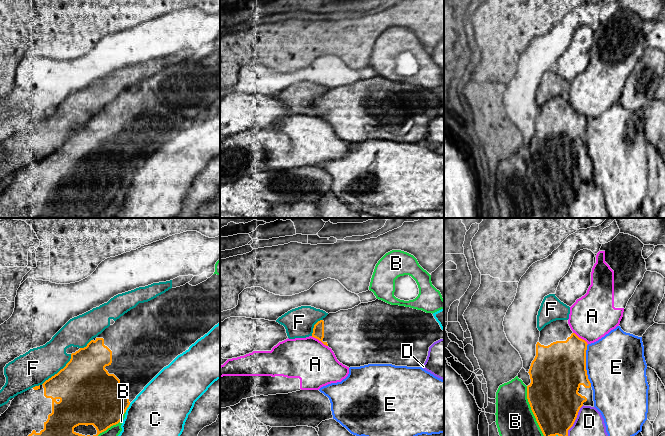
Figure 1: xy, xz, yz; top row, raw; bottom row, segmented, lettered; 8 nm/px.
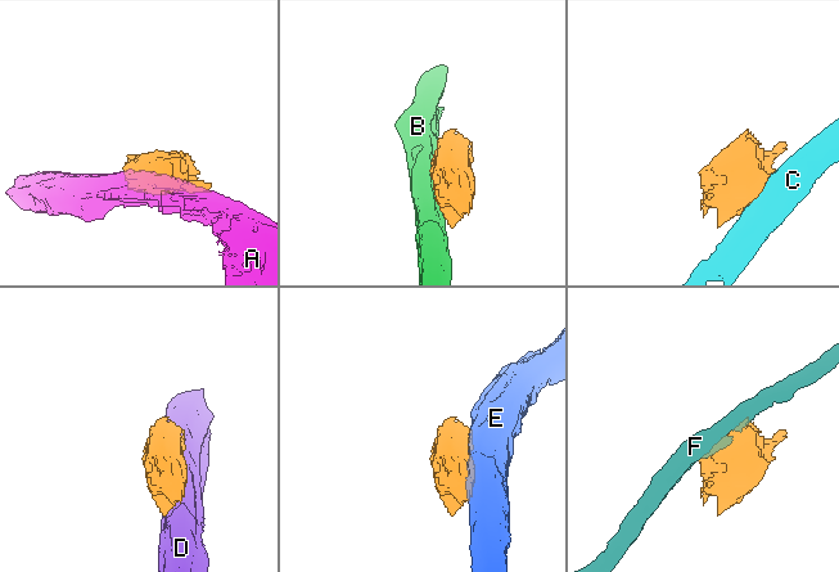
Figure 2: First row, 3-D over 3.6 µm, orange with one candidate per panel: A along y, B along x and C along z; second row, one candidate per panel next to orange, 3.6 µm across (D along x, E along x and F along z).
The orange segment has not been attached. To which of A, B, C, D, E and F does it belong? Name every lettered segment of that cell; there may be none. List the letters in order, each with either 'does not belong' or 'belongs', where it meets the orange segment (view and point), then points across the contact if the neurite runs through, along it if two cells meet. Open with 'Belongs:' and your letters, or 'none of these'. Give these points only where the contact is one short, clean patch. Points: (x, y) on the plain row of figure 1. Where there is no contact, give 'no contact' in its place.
Belongs: none of these
A: does not belong; contact xz (319, 116)
B: does not belong; contact yz (532, 187)
C: does not belong; contact xy (128, 182)
D: does not belong; contact yz (573, 199)
E: does not belong; contact yz (585, 141)
F: does not belong; contact xy (59, 147)

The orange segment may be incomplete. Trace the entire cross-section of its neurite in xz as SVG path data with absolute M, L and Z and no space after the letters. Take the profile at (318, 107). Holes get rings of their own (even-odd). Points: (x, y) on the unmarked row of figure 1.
M376 75L352 85L329 89L314 101L312 113L331 124L337 136L349 144L368 140L422 143L429 123L444 115L444 107L432 89Z

